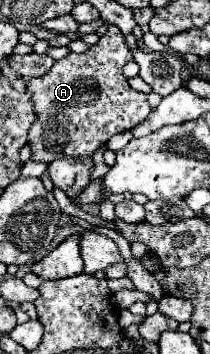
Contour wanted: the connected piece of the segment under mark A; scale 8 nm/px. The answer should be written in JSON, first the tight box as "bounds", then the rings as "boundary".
{"bounds":[28,24,150,164],"boundary":[[[110,24],[106,34],[86,52],[70,52],[56,60],[44,78],[36,78],[28,84],[38,114],[28,134],[32,160],[50,164],[66,156],[92,156],[110,136],[136,128],[148,116],[150,106],[146,94],[132,90],[122,74],[128,60],[132,60],[132,50],[120,28]]]}

